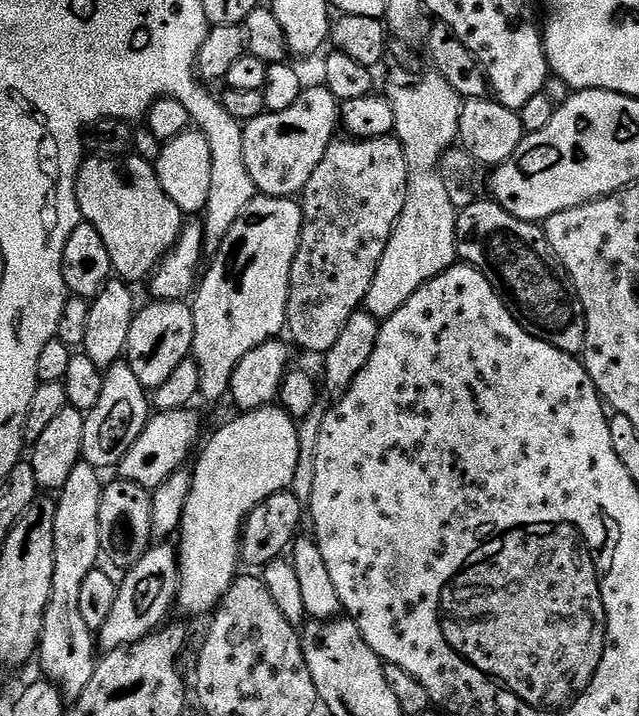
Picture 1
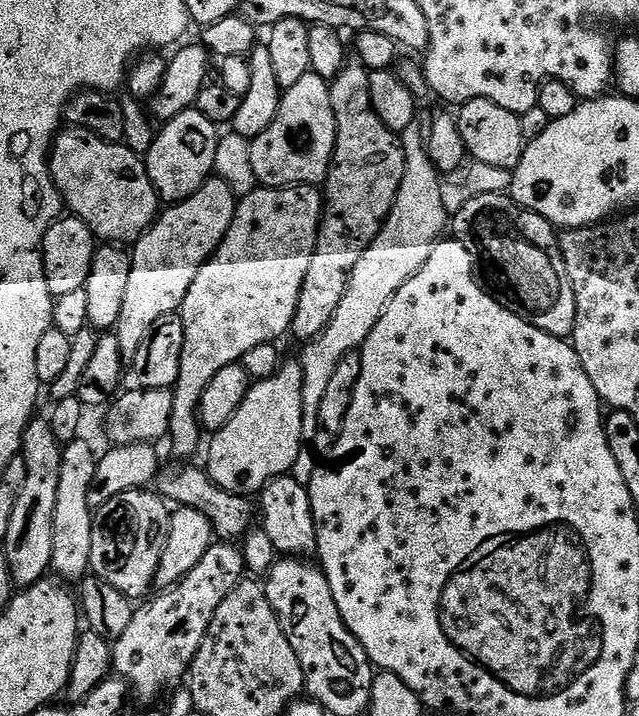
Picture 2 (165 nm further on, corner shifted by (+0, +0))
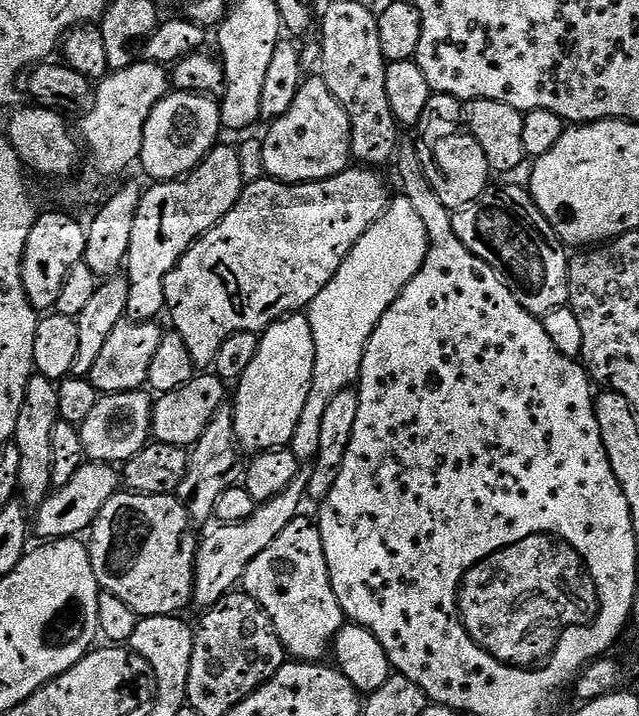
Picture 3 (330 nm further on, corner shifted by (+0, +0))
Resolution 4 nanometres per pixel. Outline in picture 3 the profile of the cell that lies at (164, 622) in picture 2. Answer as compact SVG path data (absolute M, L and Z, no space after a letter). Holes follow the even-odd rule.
M302 470L274 498L270 498L265 504L257 504L254 514L237 524L215 525L213 532L208 532L199 541L196 550L196 570L192 582L192 600L200 607L200 610L213 608L223 596L228 595L243 581L246 570L290 522L294 522L300 515L300 507L306 504L308 494L308 483L310 482L310 471Z

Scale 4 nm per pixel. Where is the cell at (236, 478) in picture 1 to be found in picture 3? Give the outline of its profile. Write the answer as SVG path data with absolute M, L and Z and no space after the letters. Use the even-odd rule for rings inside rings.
M307 315L286 316L264 329L254 362L250 362L246 374L234 384L236 404L231 405L234 434L237 445L245 453L269 452L291 445L306 398L310 398L315 361L314 334Z

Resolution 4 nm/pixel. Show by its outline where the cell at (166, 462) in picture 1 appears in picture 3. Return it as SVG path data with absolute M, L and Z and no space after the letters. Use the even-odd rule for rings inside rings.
M86 462L66 482L66 486L55 489L40 507L34 512L34 532L41 537L41 541L49 540L67 540L69 538L79 537L91 529L92 523L98 518L102 506L110 502L110 498L121 491L122 476L119 471L111 464L97 464L95 462Z

